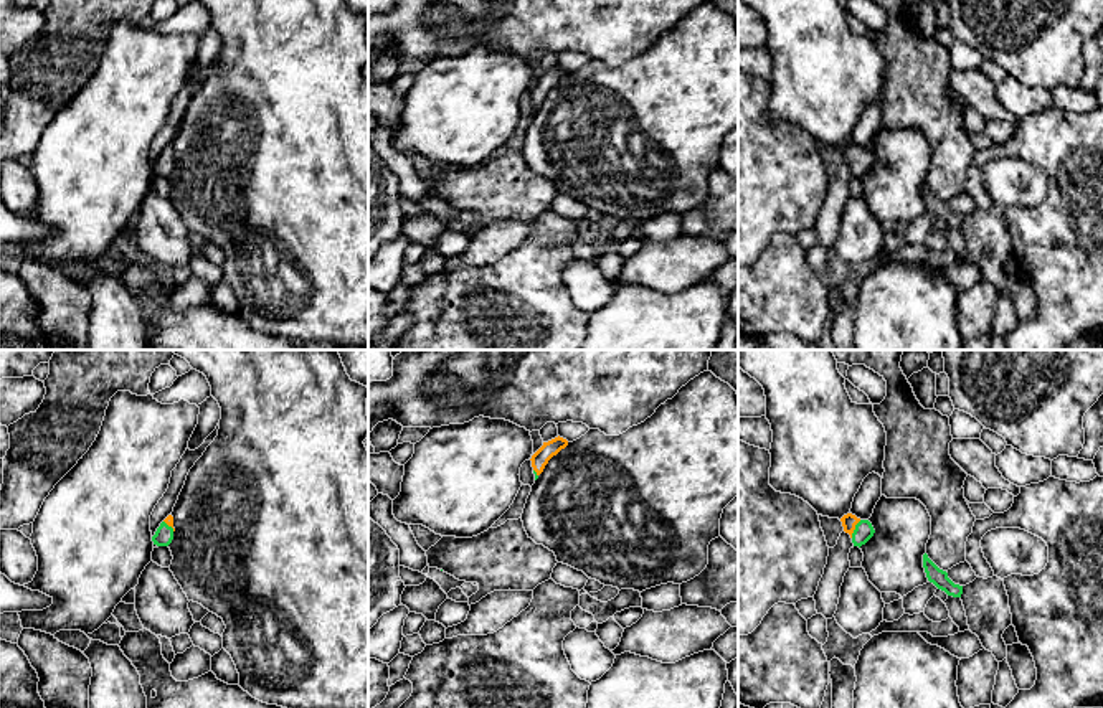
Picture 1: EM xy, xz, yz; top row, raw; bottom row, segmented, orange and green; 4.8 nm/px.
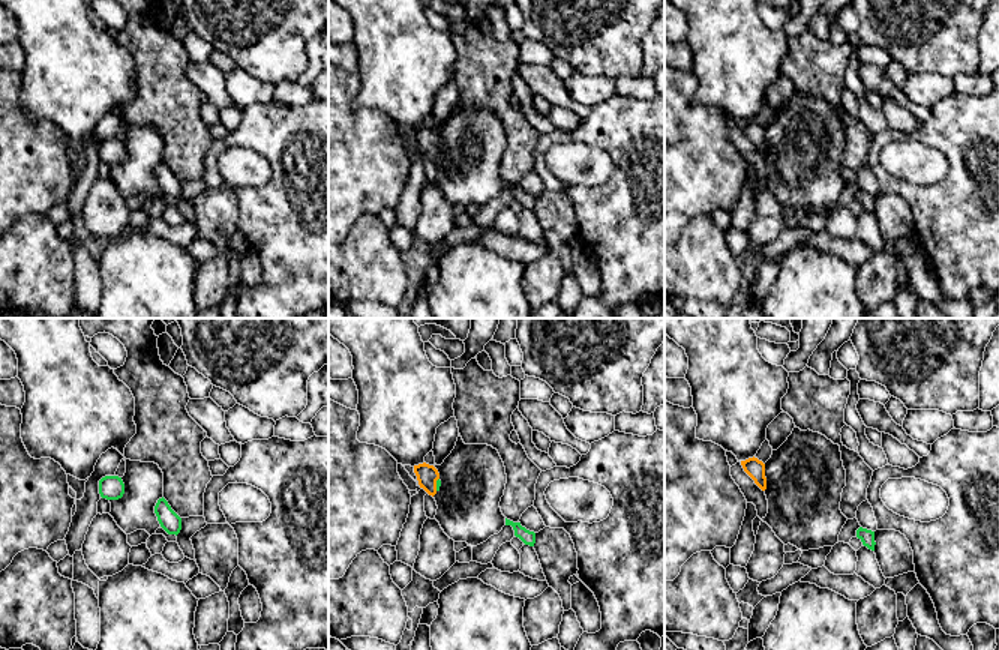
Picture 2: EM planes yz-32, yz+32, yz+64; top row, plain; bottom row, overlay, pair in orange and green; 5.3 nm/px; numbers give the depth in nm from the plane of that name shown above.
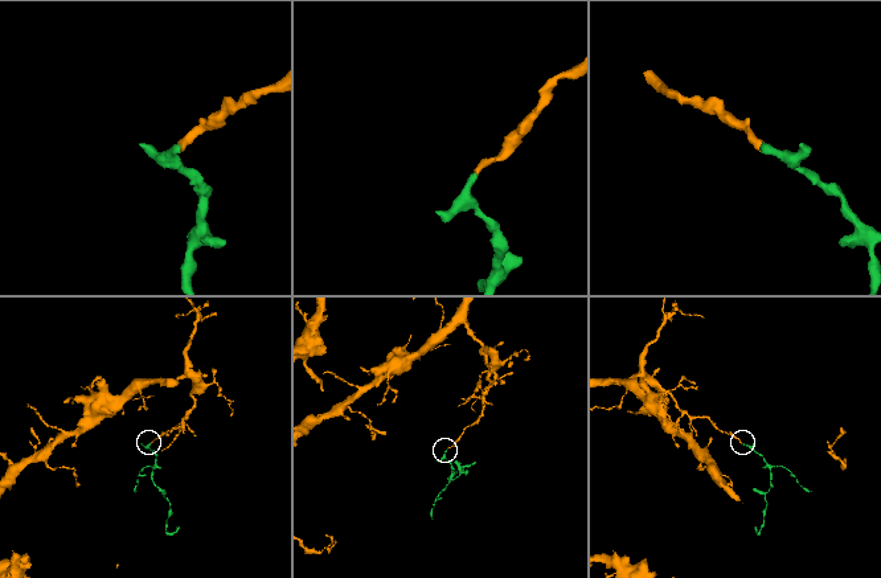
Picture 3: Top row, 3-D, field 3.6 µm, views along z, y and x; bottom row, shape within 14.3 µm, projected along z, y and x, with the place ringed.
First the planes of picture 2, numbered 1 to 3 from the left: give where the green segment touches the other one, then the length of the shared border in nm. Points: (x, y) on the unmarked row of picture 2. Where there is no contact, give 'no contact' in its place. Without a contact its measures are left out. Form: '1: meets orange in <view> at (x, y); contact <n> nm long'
1: no contact
2: meets orange in yz+32 at (435, 147); contact 70 nm long
3: no contact

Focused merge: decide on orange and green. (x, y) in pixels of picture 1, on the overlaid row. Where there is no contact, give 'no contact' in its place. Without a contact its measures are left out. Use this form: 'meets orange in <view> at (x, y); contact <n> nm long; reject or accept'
meets orange in yz at (854, 528); contact 100 nm long; accept

